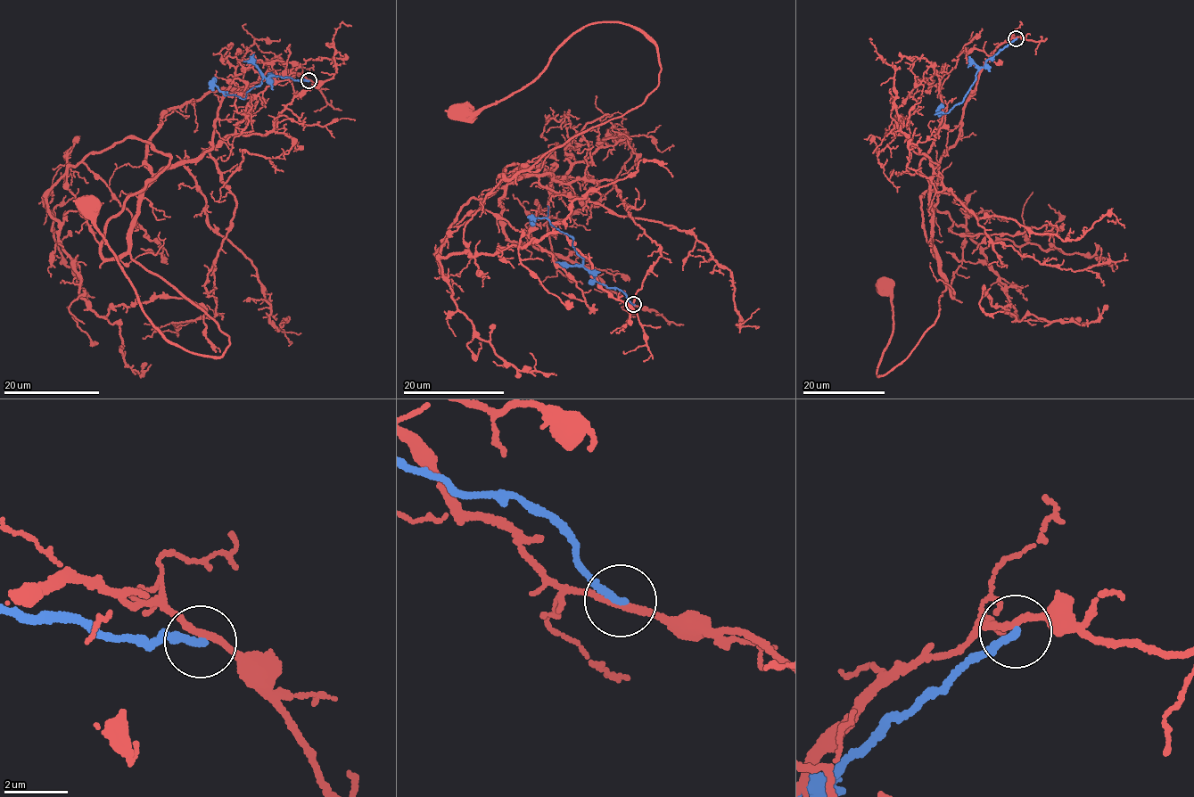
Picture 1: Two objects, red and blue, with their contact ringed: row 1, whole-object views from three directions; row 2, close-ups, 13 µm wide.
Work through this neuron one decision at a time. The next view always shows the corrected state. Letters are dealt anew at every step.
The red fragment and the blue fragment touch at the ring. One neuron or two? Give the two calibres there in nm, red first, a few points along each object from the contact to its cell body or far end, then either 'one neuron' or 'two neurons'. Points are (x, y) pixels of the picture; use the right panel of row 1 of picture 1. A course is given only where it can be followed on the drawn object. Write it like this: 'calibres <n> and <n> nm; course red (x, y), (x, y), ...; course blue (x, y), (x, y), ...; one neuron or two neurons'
calibres 190 and 240 nm; course red (1016, 38), (986, 61), (940, 160), (931, 234), (945, 289), (935, 322), (879, 377), (893, 327), (883, 287); course blue (1016, 39), (979, 69), (960, 102), (945, 113), (939, 110), (942, 102); two neurons

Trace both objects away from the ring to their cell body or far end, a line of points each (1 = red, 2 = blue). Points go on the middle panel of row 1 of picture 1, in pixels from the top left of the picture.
1: (633, 305), (510, 242), (500, 201), (518, 168), (644, 102), (654, 43), (588, 24), (528, 85), (463, 110)
2: (633, 304), (622, 291), (594, 280), (570, 234), (542, 217), (531, 219), (532, 225)

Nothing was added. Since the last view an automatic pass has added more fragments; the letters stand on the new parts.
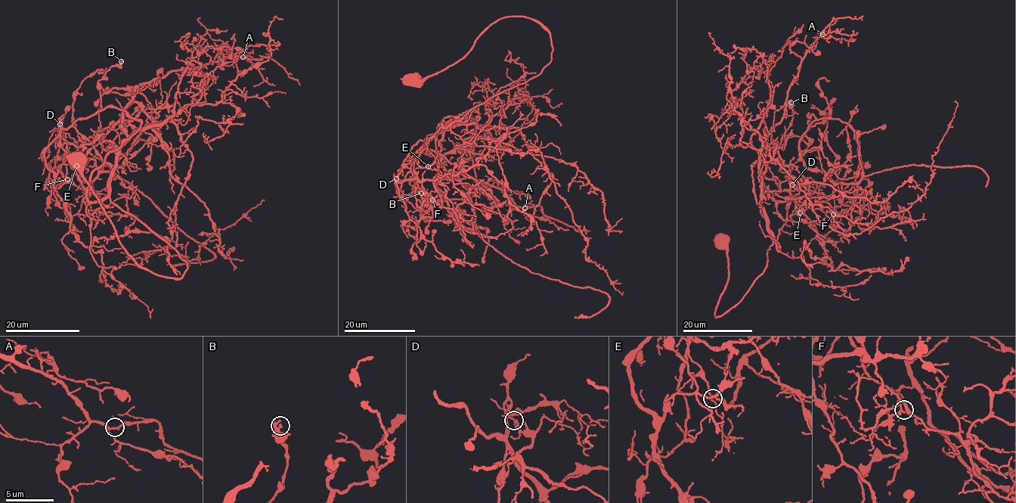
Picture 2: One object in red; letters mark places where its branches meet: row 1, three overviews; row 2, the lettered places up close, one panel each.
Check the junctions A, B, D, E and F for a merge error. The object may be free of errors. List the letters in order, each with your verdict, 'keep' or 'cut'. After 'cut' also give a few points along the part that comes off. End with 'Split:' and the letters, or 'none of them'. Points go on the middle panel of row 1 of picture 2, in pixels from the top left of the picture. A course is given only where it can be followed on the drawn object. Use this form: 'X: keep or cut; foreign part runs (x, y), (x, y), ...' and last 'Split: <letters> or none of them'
A: keep
B: keep
D: cut; foreign part runs (396, 178), (410, 172), (477, 229), (468, 197), (429, 201), (425, 219), (464, 212), (471, 222)
E: keep
F: keep
Split: D

